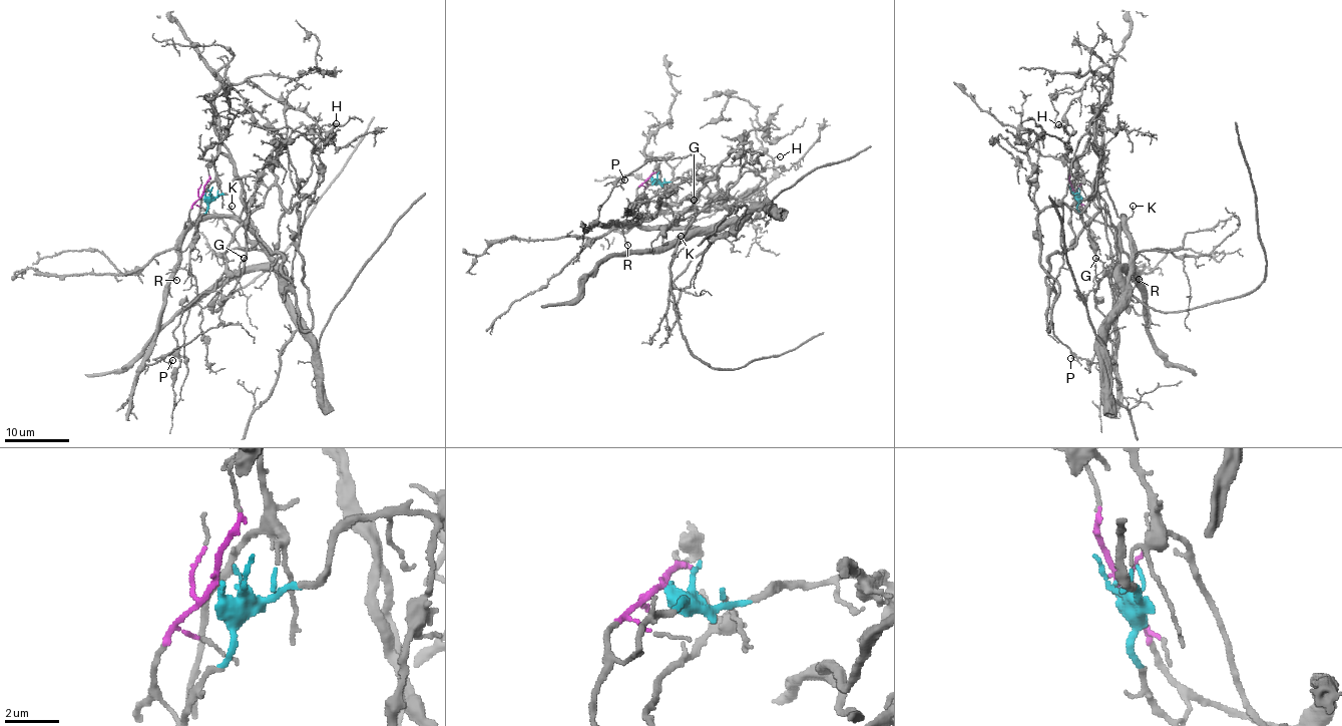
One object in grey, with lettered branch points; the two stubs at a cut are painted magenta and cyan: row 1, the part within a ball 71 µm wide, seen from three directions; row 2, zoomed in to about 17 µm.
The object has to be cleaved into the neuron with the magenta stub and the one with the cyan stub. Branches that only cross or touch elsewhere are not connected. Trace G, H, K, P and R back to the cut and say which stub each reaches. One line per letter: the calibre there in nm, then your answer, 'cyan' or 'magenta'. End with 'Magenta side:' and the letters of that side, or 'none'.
G: 170 nm | cyan
H: 140 nm | cyan
K: 200 nm | magenta
P: 120 nm | magenta
R: 140 nm | magenta
Magenta side: K, P, R

